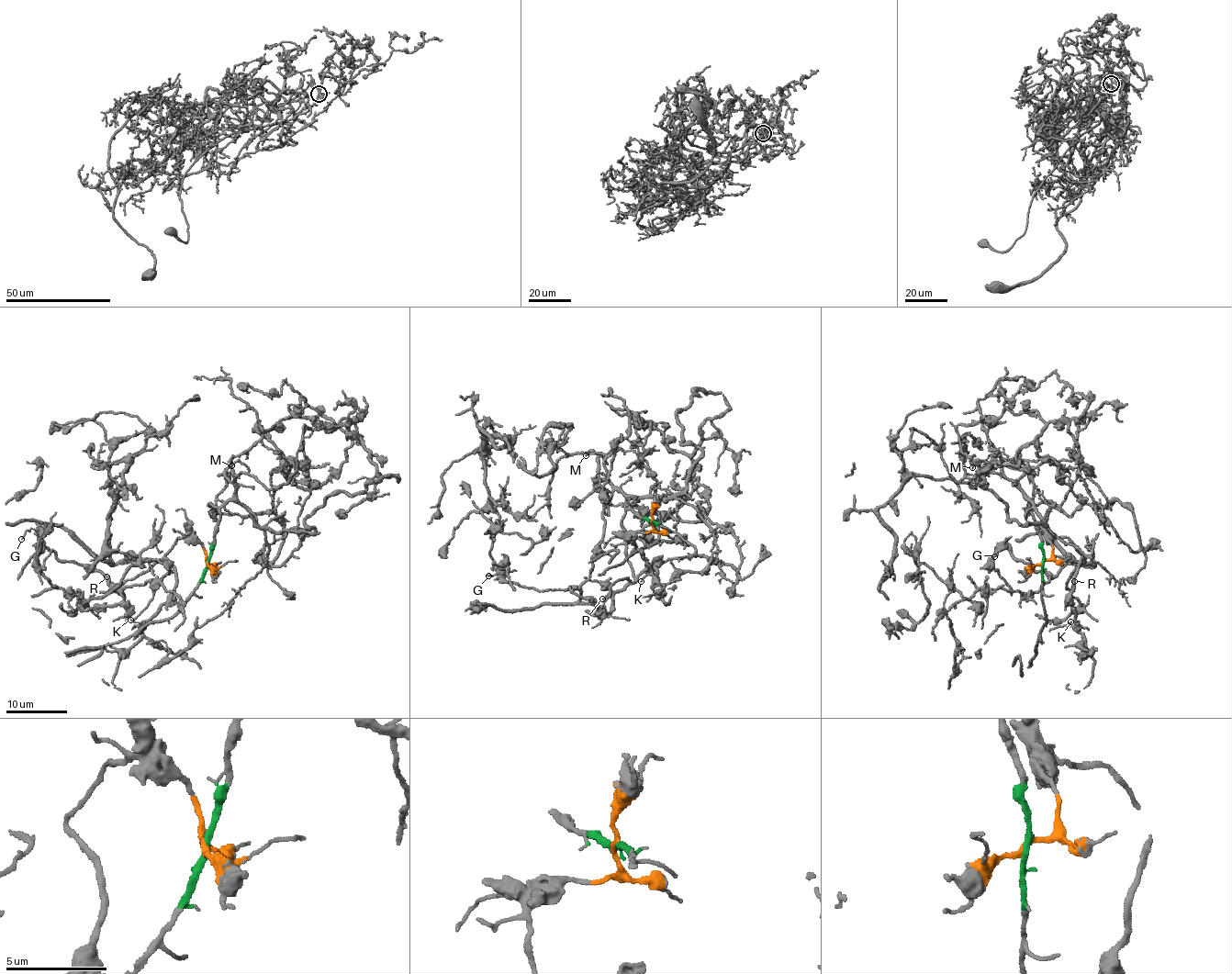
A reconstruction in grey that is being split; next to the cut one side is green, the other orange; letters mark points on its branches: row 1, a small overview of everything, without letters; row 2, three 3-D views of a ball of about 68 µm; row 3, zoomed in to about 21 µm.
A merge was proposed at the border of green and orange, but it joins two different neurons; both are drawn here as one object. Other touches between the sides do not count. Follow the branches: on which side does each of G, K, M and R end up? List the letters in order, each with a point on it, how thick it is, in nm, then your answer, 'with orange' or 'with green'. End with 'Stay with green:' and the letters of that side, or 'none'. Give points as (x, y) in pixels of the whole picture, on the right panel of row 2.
G: place (994, 556); calibre 90 nm; with orange
K: place (1070, 621); calibre 130 nm; with orange
M: place (972, 467); calibre 100 nm; with green
R: place (1074, 581); calibre 140 nm; with orange
Stay with green: M

